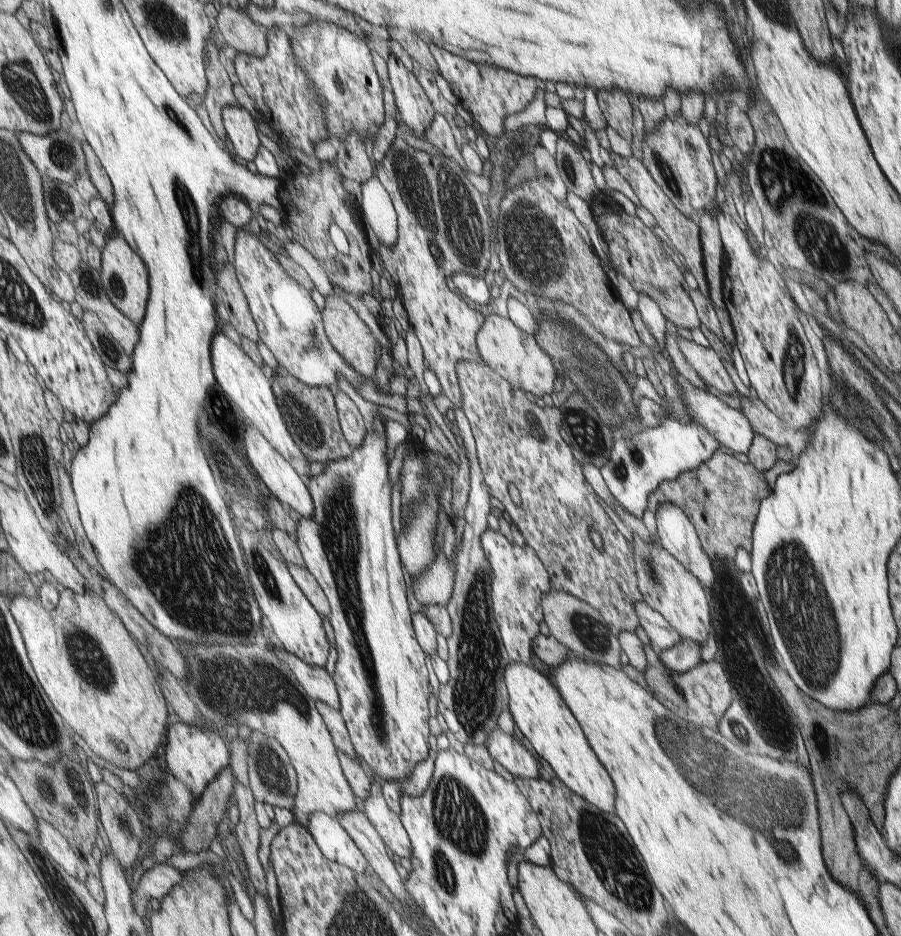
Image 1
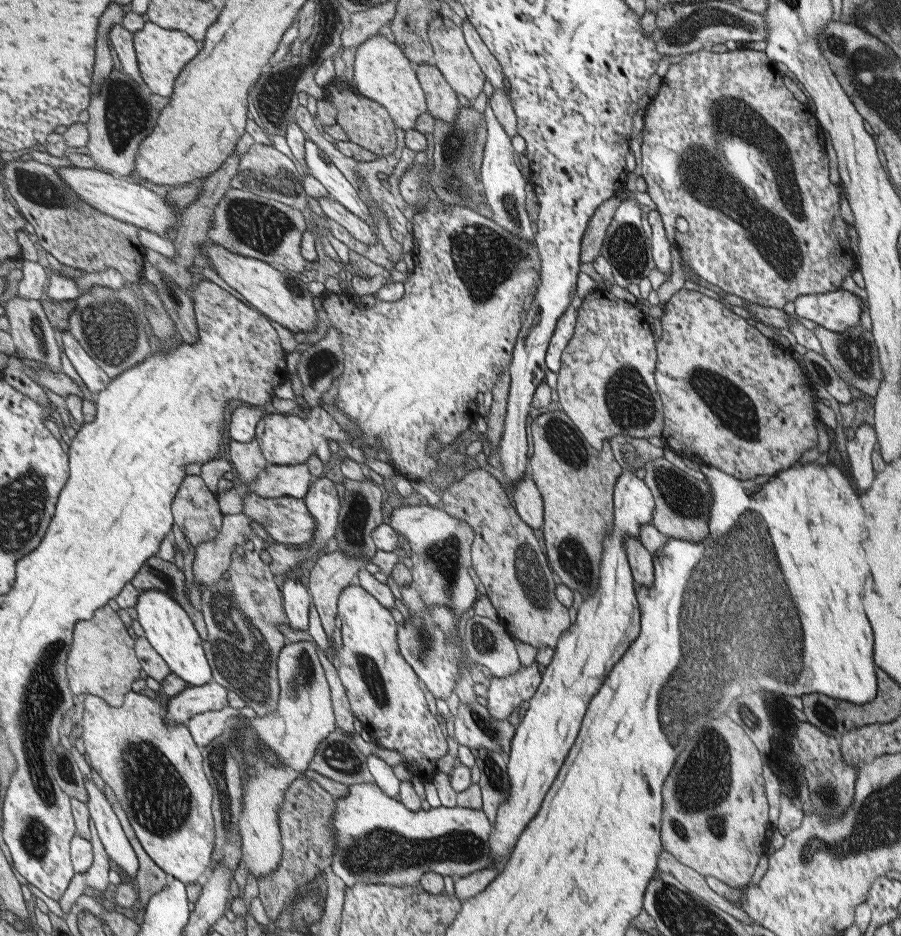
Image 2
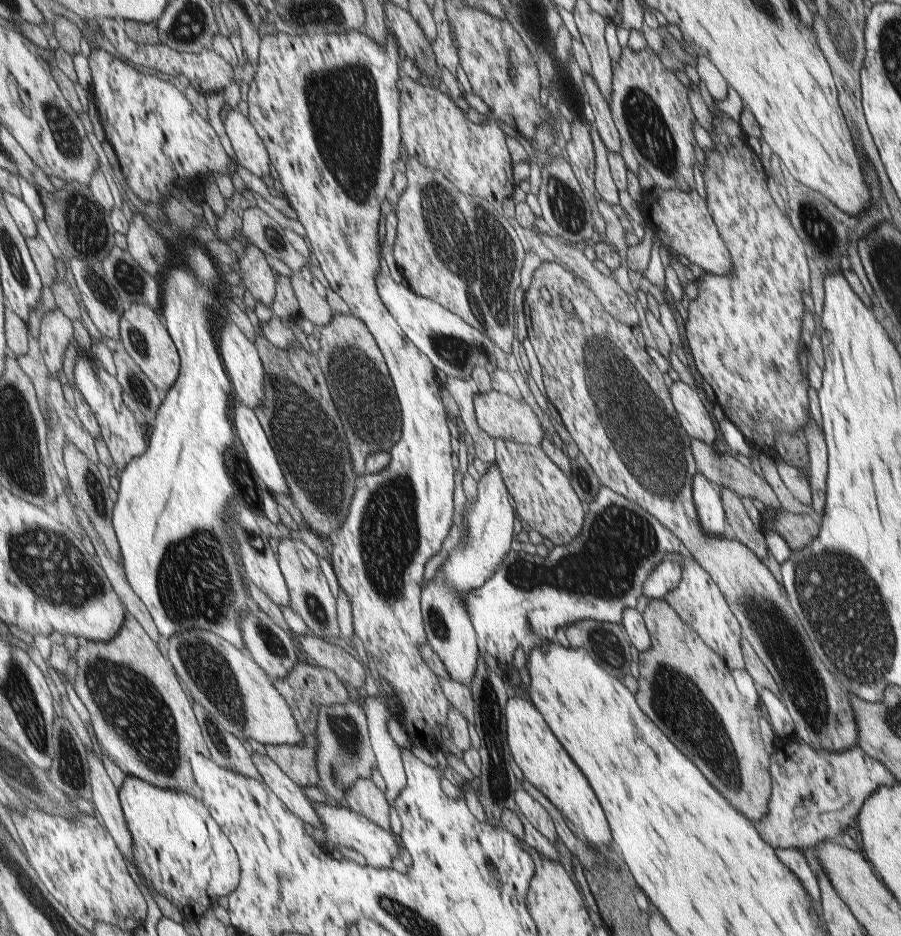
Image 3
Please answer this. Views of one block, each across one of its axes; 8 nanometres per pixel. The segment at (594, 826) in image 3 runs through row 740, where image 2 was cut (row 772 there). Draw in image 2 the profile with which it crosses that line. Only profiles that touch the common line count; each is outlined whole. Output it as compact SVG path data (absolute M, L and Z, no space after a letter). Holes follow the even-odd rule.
M623 471L615 484L613 500L614 527L604 540L598 588L584 597L573 626L554 648L554 657L541 674L541 685L529 700L530 707L515 729L506 764L512 787L508 798L498 807L494 821L497 824L491 844L494 862L508 860L513 854L518 839L538 814L546 793L574 746L592 697L597 695L608 673L641 635L641 608L636 602L624 541L639 538L640 528L652 524L656 498L634 472Z

